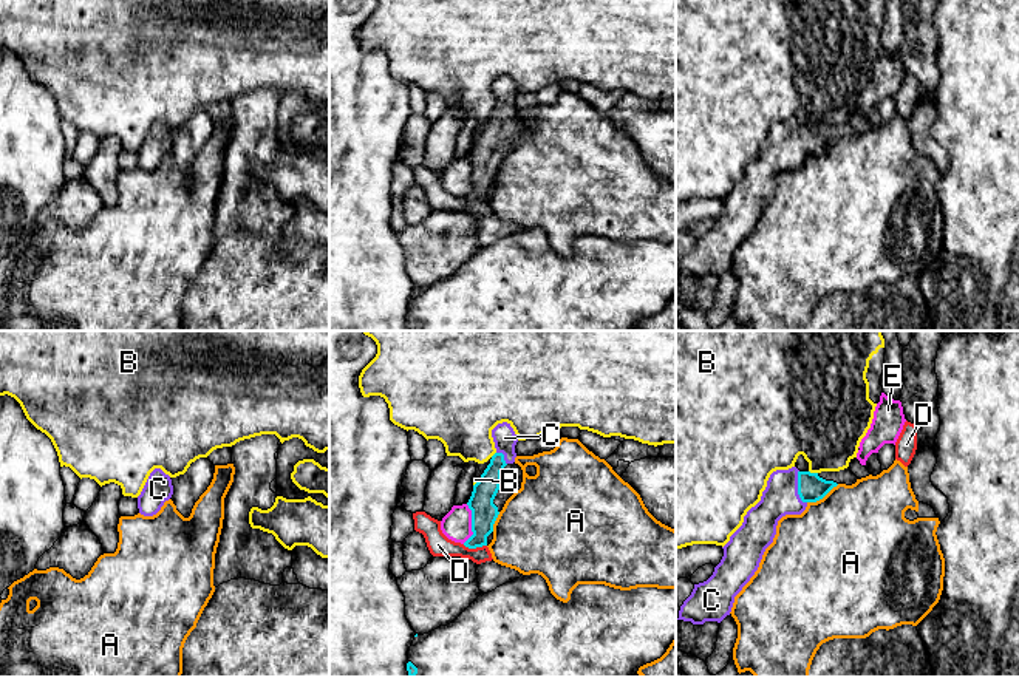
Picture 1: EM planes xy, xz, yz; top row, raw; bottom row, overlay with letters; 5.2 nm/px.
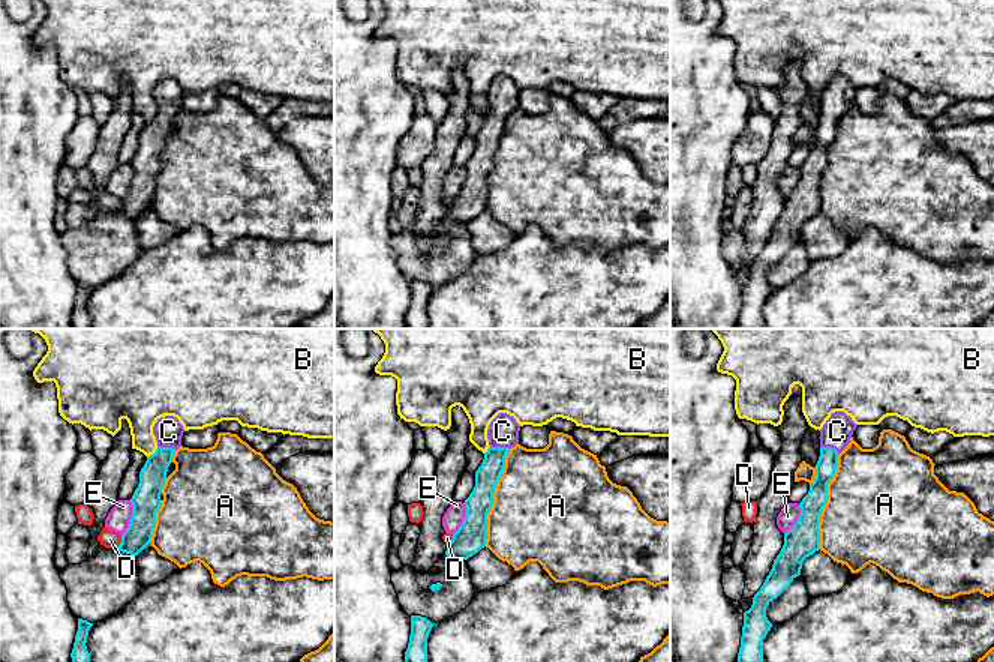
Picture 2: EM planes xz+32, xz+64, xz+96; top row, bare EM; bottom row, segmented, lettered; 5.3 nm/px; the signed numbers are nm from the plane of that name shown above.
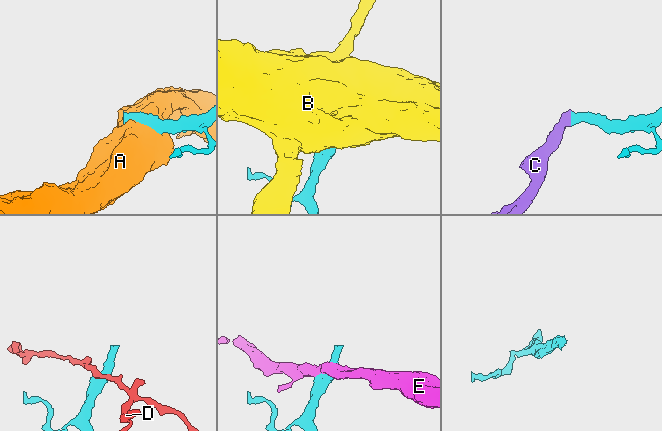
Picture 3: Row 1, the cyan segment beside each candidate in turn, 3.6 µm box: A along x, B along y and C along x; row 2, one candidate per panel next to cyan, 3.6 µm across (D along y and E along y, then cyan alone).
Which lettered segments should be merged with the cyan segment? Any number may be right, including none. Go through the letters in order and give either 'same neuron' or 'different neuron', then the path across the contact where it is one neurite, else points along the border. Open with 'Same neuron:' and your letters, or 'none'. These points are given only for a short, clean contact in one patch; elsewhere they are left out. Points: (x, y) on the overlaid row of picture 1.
Same neuron: C
A: different neuron
B: different neuron; border yz (809, 470), (817, 473)
C: same neuron; way yz (811, 487), (798, 487), (780, 498)
D: different neuron
E: different neuron

